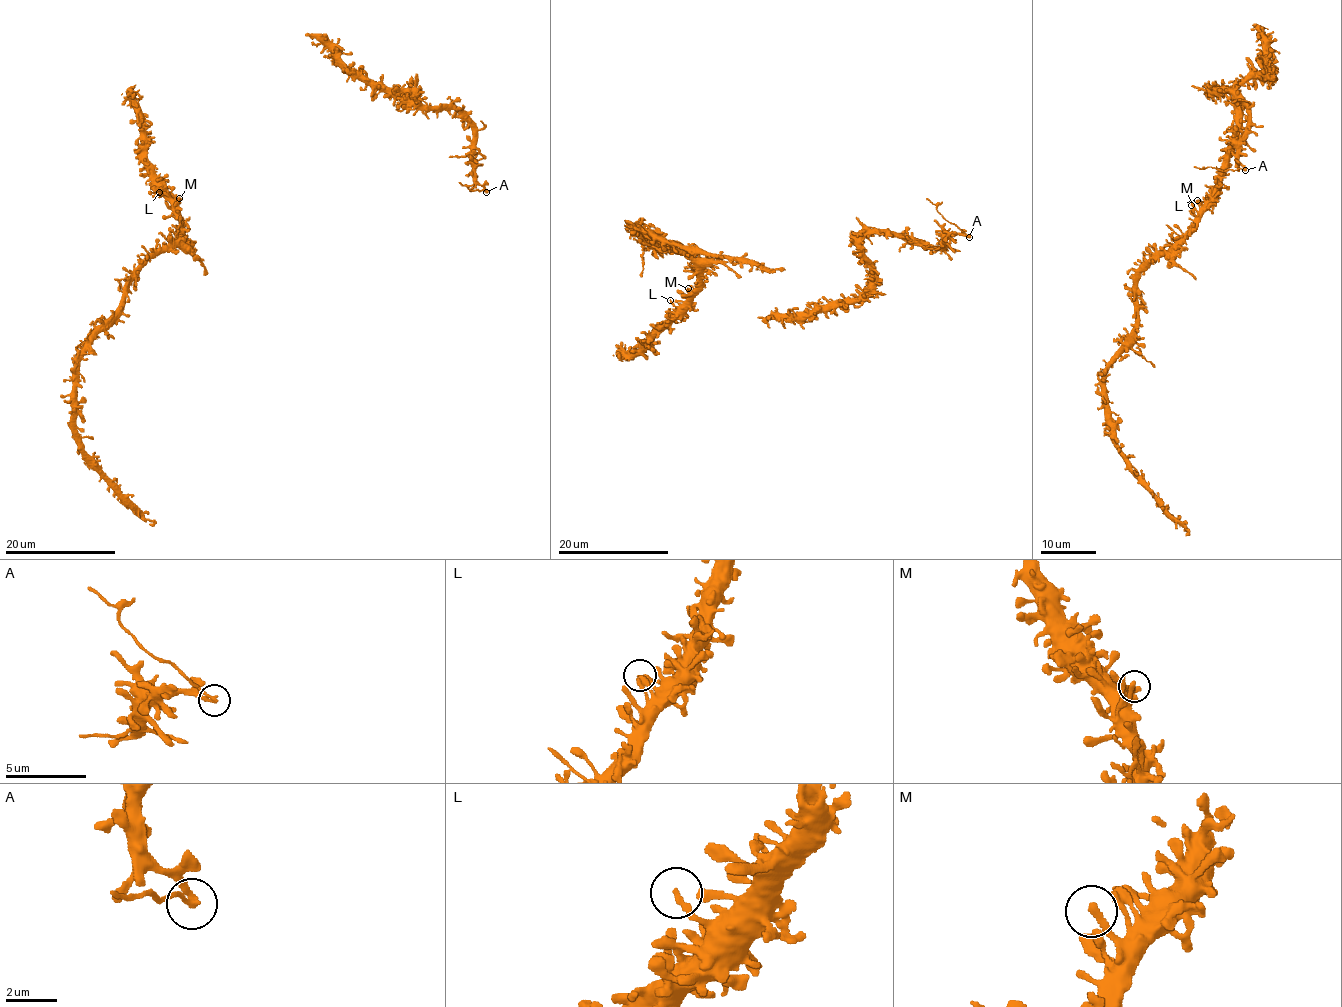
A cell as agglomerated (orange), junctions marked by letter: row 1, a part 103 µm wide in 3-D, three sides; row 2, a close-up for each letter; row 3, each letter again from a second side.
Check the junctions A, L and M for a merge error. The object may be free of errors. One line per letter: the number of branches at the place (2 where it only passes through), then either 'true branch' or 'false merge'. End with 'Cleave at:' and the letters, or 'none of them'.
A: 2 | false merge
L: 1 | true branch
M: 2 | true branch
Cleave at: A

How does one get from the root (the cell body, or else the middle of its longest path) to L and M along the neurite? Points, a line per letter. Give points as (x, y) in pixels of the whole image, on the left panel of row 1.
L: (138, 108), (142, 161), (151, 182), (163, 194), (159, 192)
M: (138, 108), (141, 158), (147, 176), (177, 204), (179, 198)

